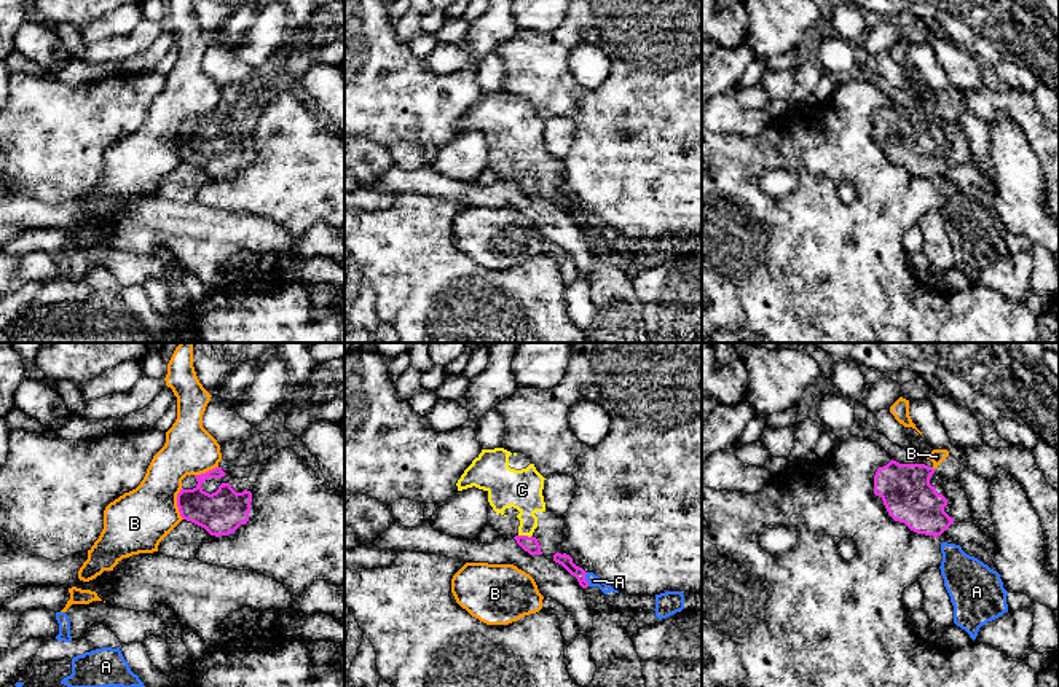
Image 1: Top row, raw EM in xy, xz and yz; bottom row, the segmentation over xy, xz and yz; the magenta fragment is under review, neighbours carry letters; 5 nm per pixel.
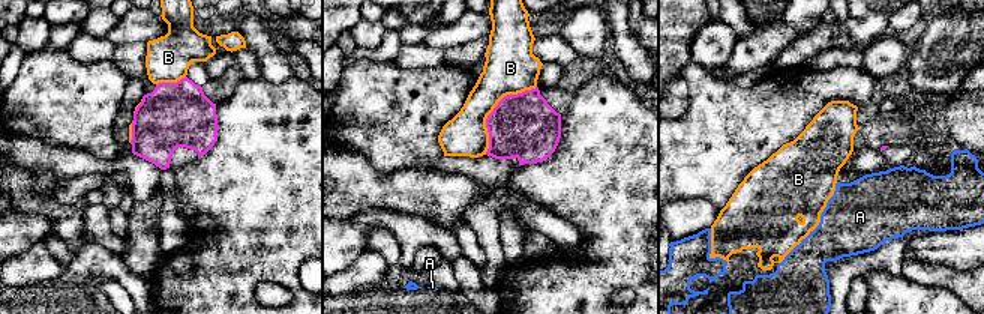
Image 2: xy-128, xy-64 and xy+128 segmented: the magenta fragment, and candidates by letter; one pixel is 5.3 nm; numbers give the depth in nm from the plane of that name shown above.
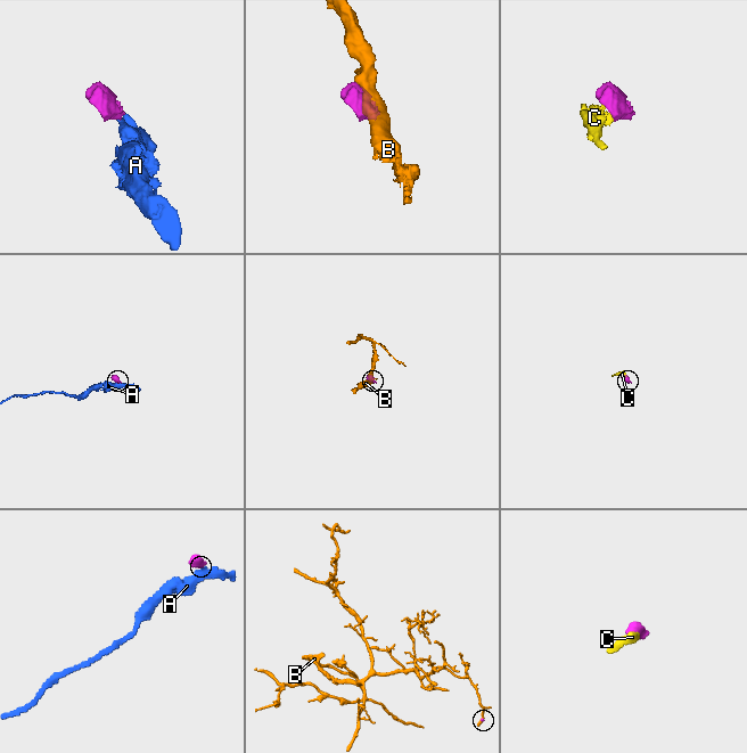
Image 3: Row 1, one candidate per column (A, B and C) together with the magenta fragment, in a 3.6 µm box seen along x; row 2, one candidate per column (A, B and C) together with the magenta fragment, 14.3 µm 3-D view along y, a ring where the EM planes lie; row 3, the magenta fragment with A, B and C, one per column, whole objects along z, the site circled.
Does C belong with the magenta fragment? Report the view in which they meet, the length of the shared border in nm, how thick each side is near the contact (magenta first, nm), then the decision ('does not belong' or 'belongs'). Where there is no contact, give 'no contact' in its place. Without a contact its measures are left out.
contact in xz; length 70 nm; calibres 80 and 200 nm; belongs

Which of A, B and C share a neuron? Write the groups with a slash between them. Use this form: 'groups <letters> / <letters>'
groups A B / C

